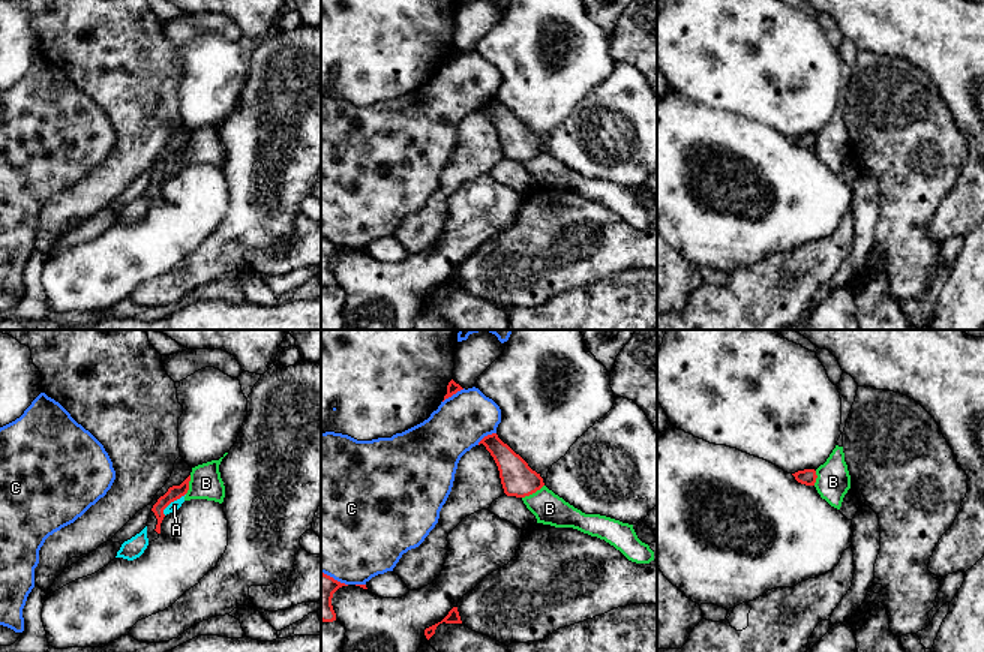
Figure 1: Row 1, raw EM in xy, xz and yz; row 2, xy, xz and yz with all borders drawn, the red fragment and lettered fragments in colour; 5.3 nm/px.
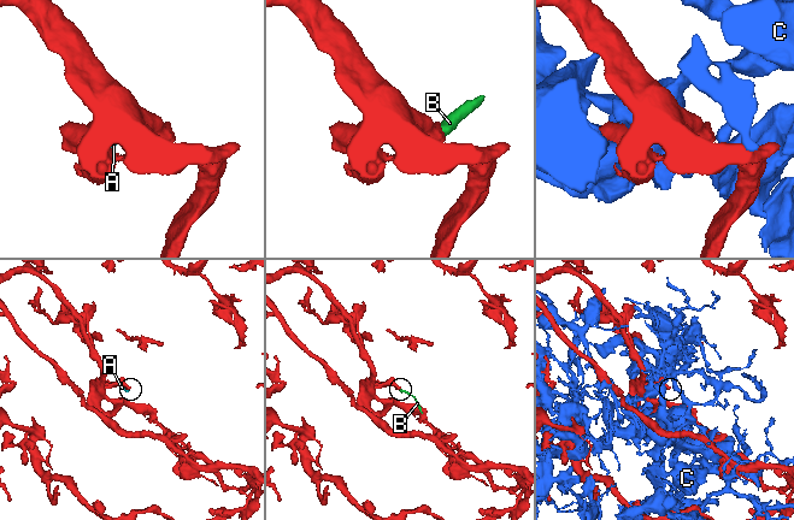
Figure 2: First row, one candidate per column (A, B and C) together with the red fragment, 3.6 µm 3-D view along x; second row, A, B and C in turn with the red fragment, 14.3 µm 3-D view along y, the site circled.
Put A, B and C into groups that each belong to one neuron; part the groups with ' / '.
A B / C

